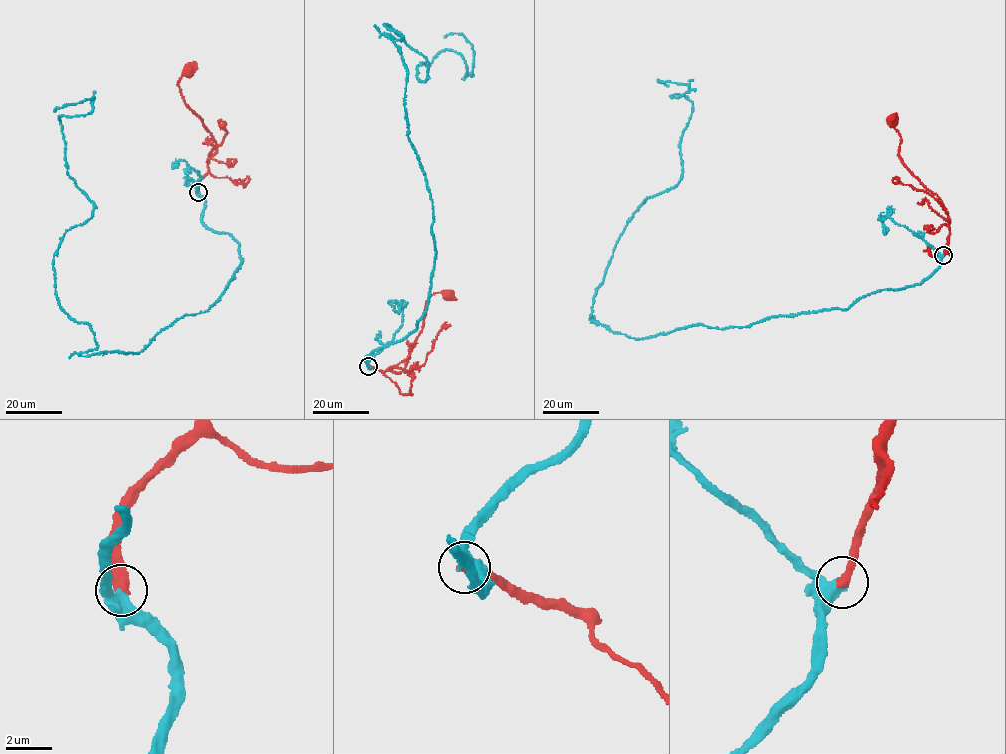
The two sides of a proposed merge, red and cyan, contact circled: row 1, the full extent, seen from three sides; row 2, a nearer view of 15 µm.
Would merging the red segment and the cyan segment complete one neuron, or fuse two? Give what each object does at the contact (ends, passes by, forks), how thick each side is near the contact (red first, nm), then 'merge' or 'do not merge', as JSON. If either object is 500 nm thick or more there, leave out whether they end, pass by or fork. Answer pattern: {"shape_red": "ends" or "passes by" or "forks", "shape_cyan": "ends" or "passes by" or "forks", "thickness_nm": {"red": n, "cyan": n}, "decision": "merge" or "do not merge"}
{"thickness_nm": {"red": 460, "cyan": 550}, "decision": "merge"}

